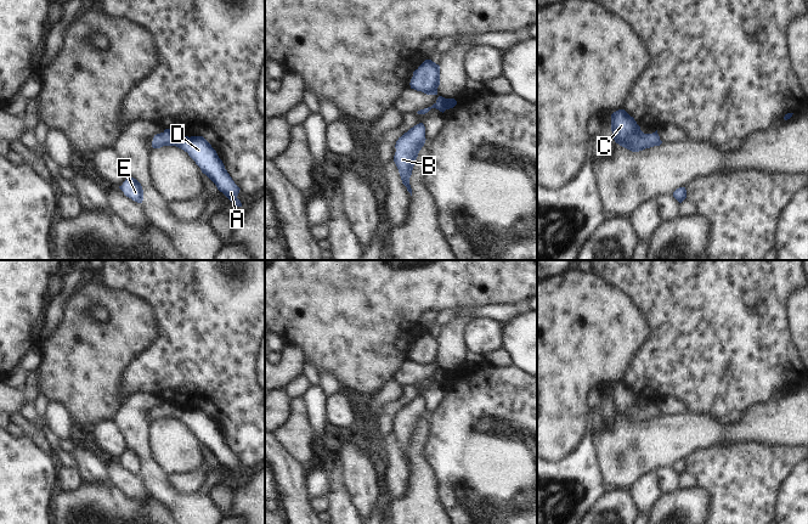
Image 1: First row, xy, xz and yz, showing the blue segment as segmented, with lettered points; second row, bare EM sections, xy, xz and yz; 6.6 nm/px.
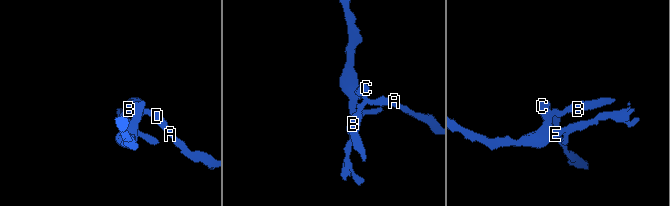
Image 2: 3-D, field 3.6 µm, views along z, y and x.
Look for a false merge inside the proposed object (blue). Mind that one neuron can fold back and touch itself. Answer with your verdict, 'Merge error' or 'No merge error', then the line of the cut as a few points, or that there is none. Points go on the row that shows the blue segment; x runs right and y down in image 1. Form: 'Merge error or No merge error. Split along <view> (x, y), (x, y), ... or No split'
No merge error. No split.

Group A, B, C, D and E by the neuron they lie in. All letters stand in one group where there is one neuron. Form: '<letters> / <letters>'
A B C D E

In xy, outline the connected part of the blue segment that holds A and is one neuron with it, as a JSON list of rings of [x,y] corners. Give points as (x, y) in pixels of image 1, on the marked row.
[[[165,129],[163,133],[154,135],[152,141],[153,148],[163,146],[176,146],[196,162],[202,173],[205,174],[236,207],[242,207],[237,198],[239,187],[235,184],[216,151],[203,136],[186,136],[182,131]]]

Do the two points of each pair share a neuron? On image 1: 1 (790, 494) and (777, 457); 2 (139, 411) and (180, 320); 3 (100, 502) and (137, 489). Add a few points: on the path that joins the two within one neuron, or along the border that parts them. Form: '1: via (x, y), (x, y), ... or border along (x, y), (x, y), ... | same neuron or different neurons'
1: border along (795, 465), (779, 488), (774, 506) | different neurons
2: border along (125, 399), (136, 393), (153, 393), (164, 401) | different neurons
3: border along (113, 483), (131, 497), (143, 502), (153, 496) | different neurons

